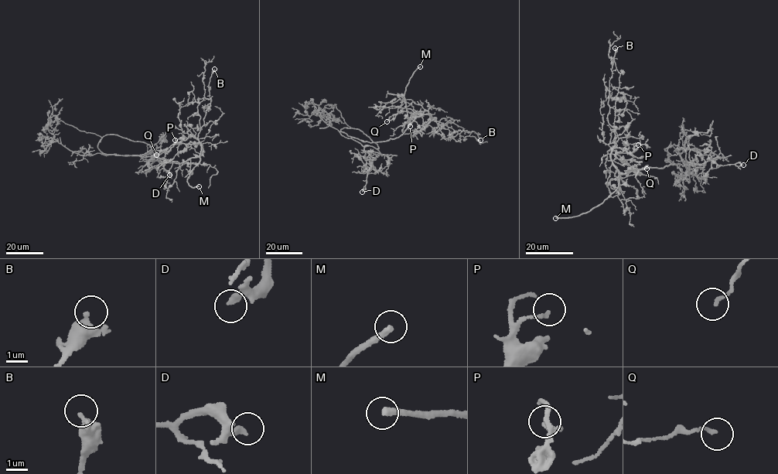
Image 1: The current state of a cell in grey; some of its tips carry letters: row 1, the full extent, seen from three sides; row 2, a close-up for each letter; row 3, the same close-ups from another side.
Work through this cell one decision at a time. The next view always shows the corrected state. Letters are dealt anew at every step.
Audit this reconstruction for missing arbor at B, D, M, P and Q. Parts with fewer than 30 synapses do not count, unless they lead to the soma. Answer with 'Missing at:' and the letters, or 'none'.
Missing at: M

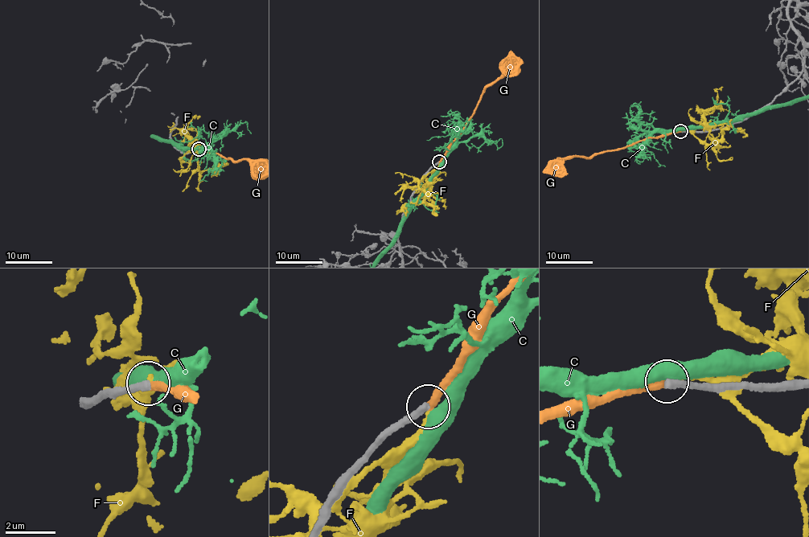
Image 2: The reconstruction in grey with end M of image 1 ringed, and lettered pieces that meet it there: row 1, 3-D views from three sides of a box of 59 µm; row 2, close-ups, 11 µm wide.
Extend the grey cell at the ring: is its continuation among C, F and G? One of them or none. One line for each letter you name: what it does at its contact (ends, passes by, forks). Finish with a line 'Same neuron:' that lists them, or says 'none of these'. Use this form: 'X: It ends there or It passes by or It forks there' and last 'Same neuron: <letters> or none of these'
G: It ends there
Same neuron: G

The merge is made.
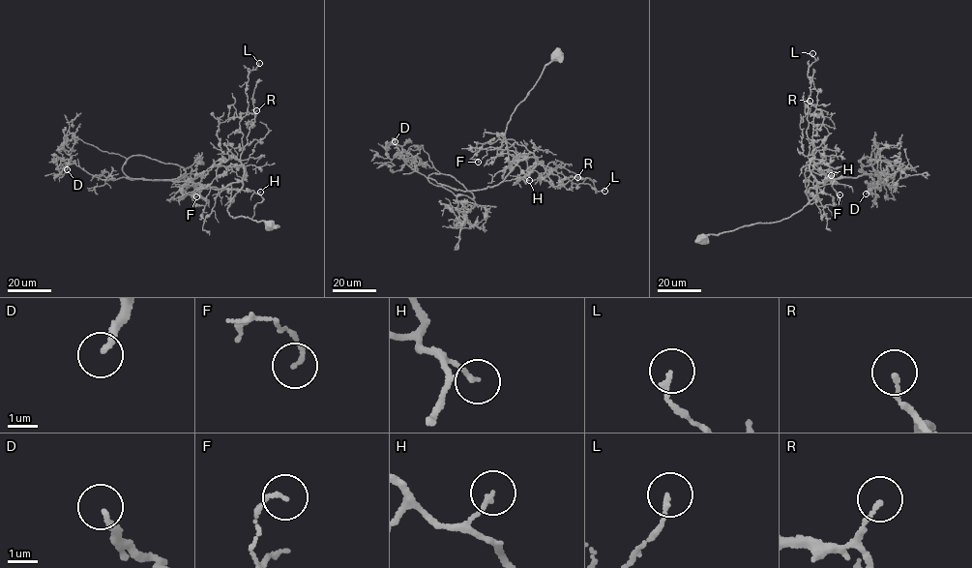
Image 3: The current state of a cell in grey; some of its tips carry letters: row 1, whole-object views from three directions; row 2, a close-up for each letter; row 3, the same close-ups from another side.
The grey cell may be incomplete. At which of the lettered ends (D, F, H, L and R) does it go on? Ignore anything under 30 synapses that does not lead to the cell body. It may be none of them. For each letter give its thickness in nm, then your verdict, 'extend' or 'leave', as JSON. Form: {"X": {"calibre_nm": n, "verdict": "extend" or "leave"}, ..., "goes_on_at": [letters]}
{"D": {"calibre_nm": 240, "verdict": "leave"}, "F": {"calibre_nm": 120, "verdict": "leave"}, "H": {"calibre_nm": 140, "verdict": "leave"}, "L": {"calibre_nm": 140, "verdict": "leave"}, "R": {"calibre_nm": 150, "verdict": "leave"}, "goes_on_at": []}

